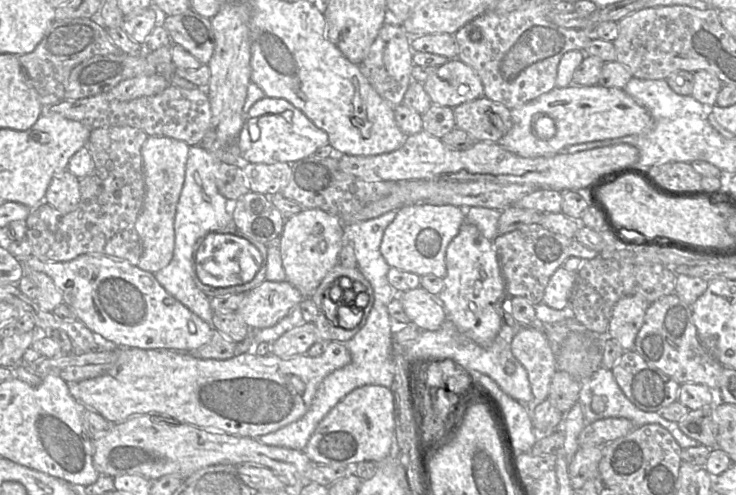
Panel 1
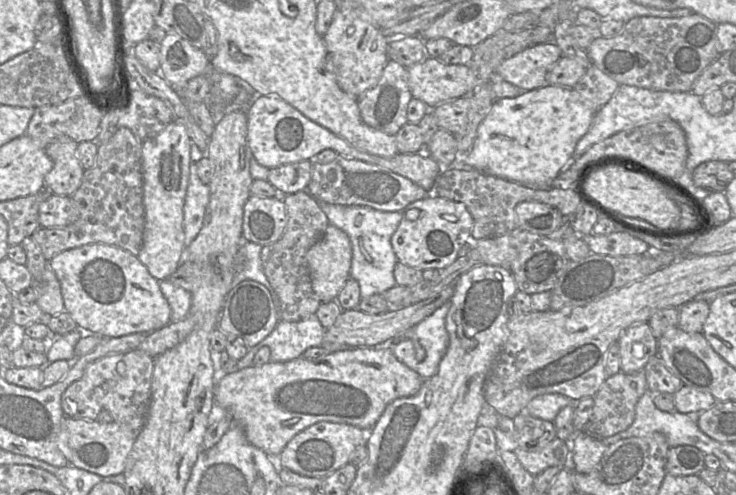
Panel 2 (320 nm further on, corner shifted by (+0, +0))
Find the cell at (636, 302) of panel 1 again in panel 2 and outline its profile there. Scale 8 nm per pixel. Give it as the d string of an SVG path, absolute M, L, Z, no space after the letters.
M648 322L636 323L625 329L617 340L620 370L633 373L643 370L649 359L658 352L658 339Z

